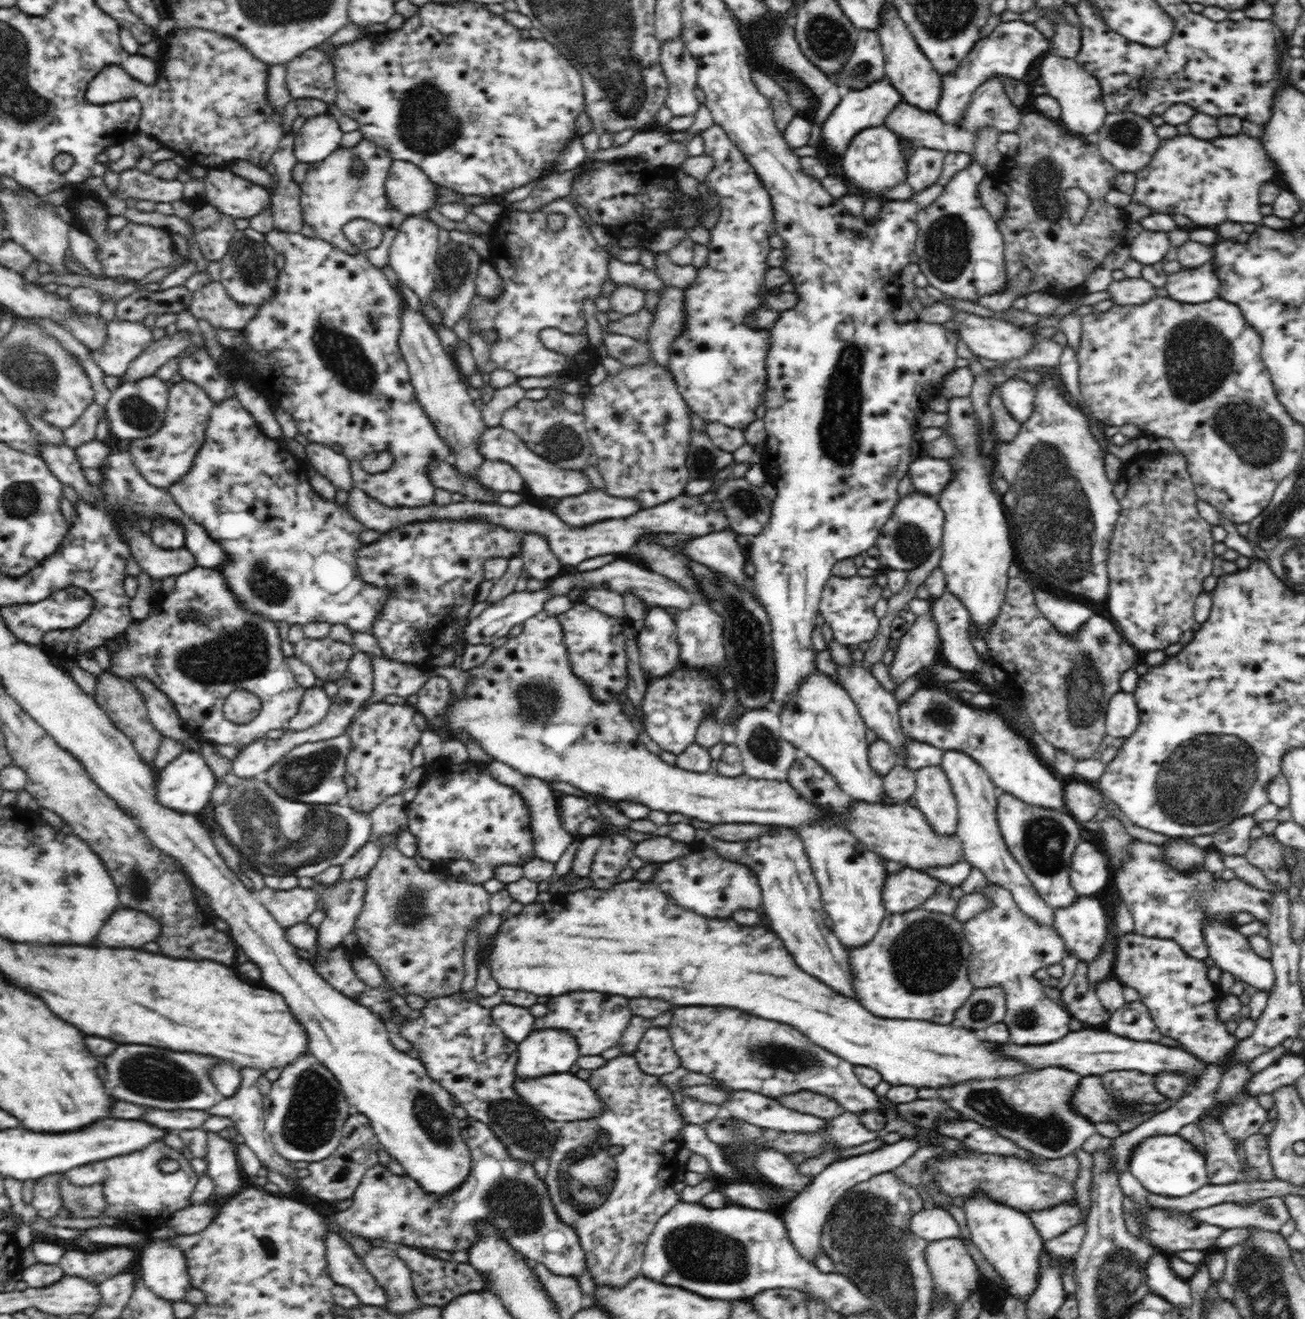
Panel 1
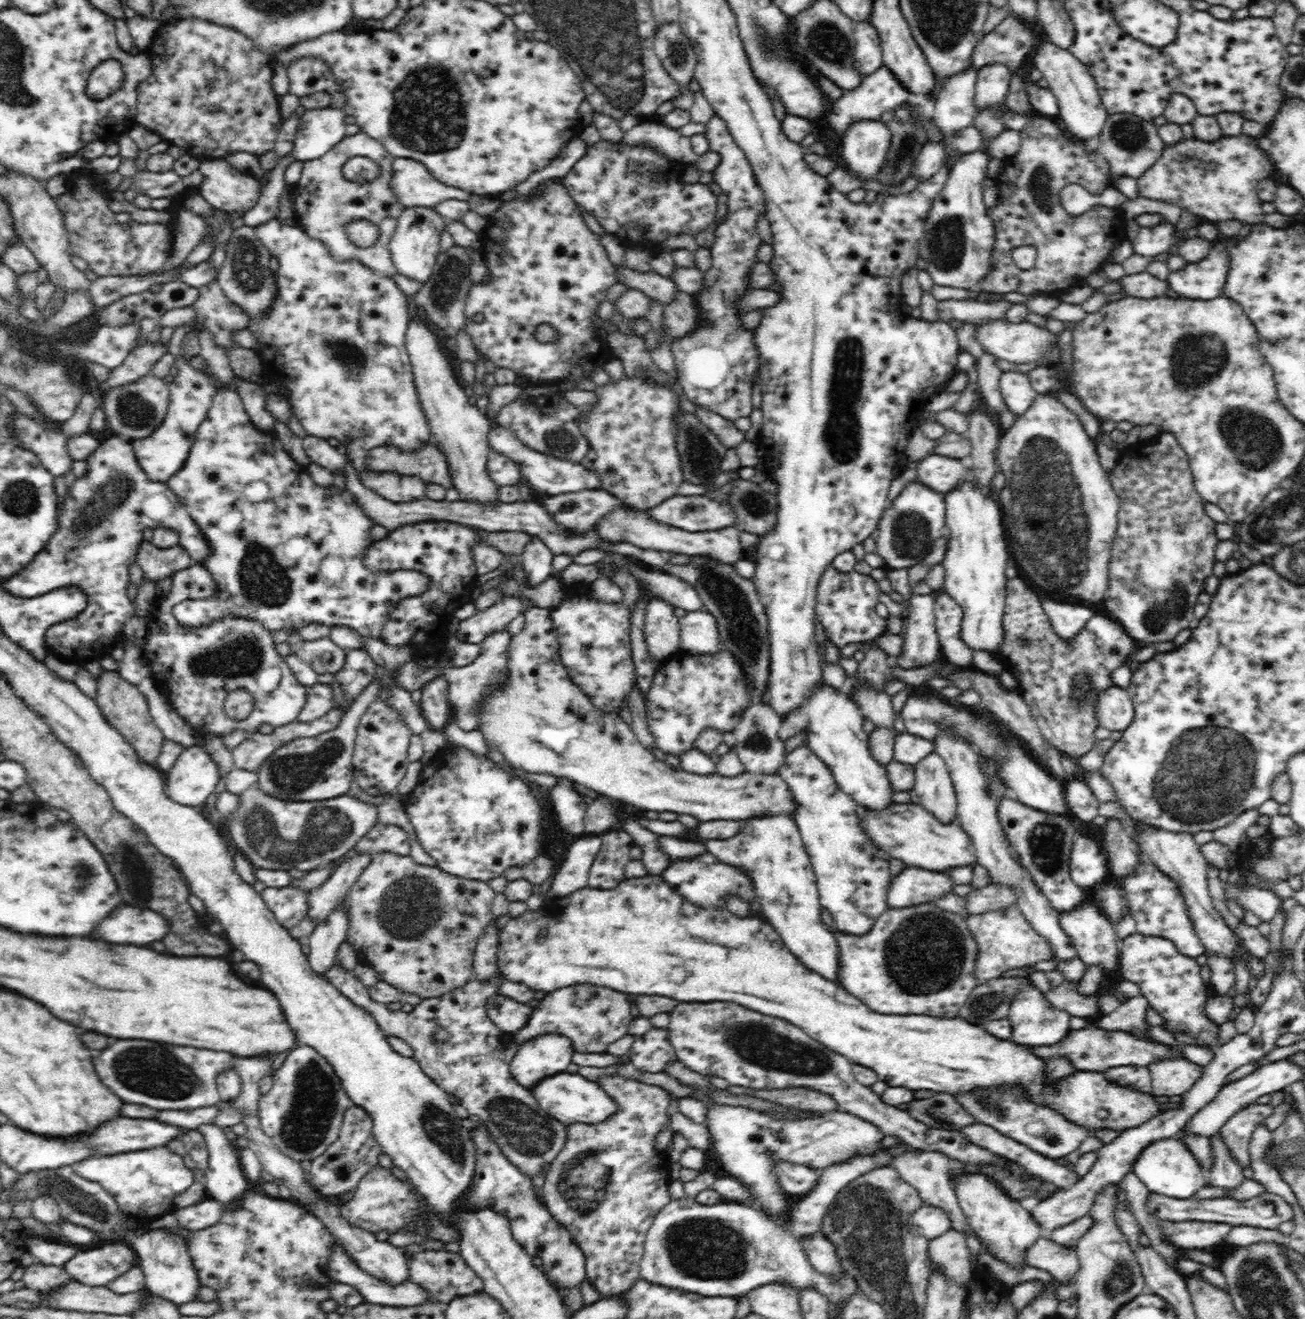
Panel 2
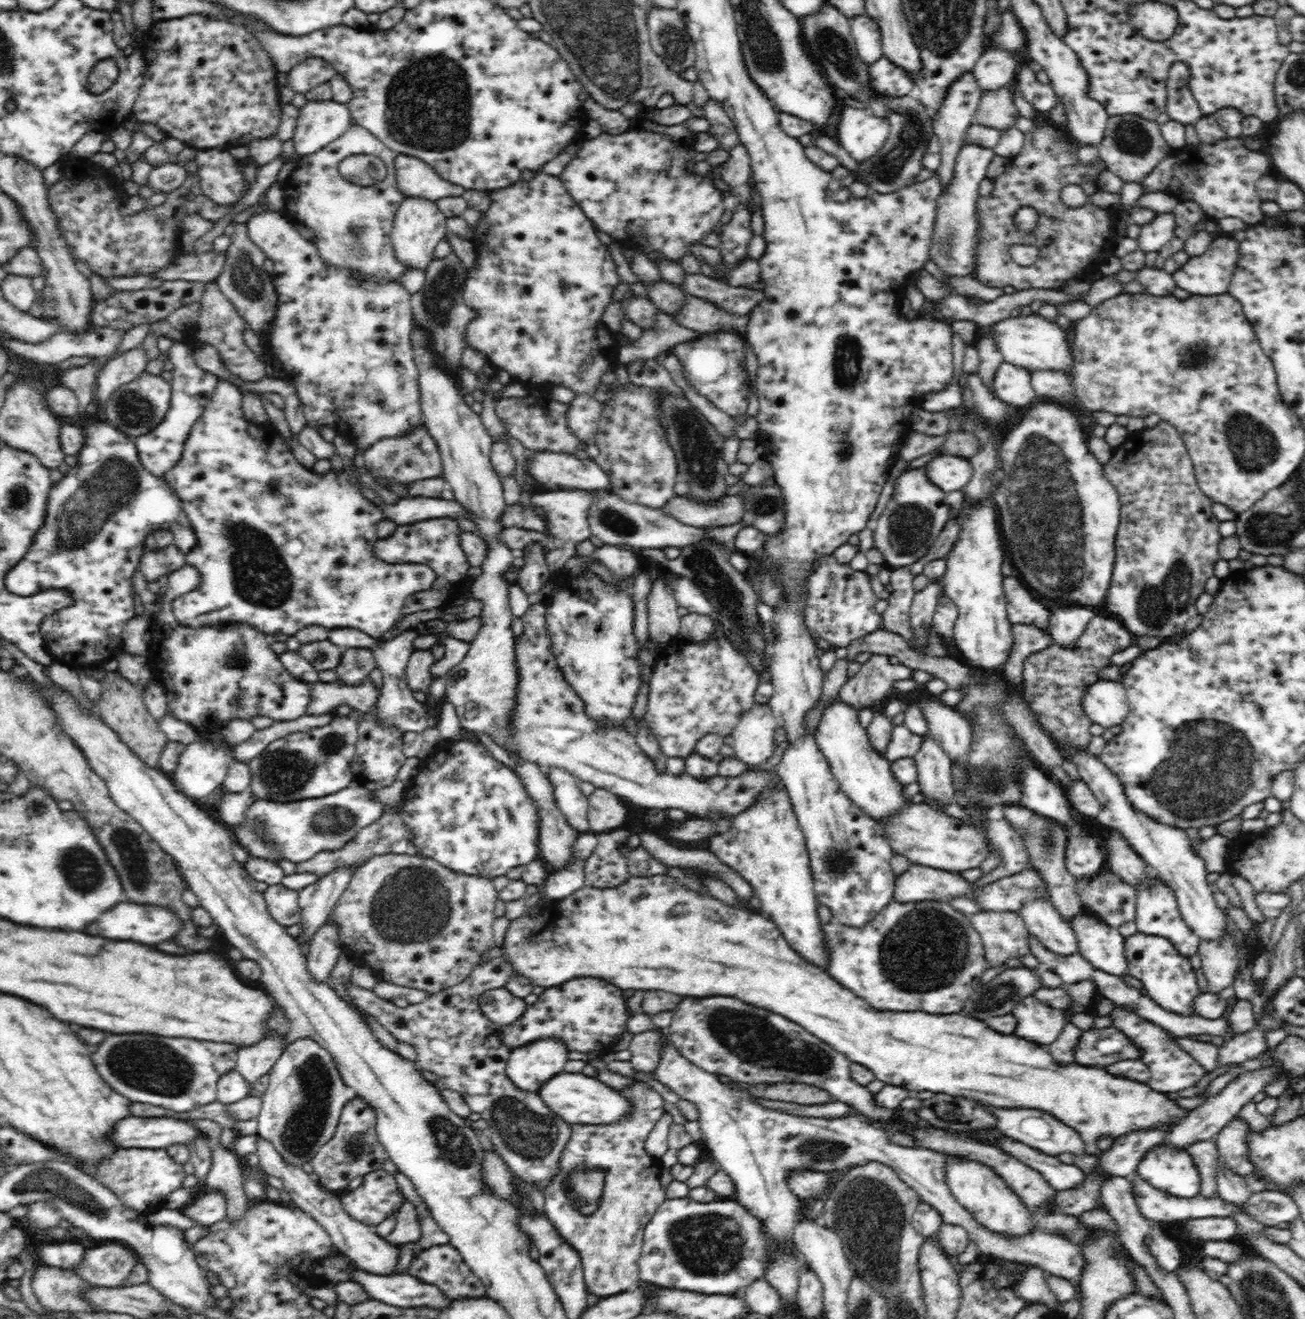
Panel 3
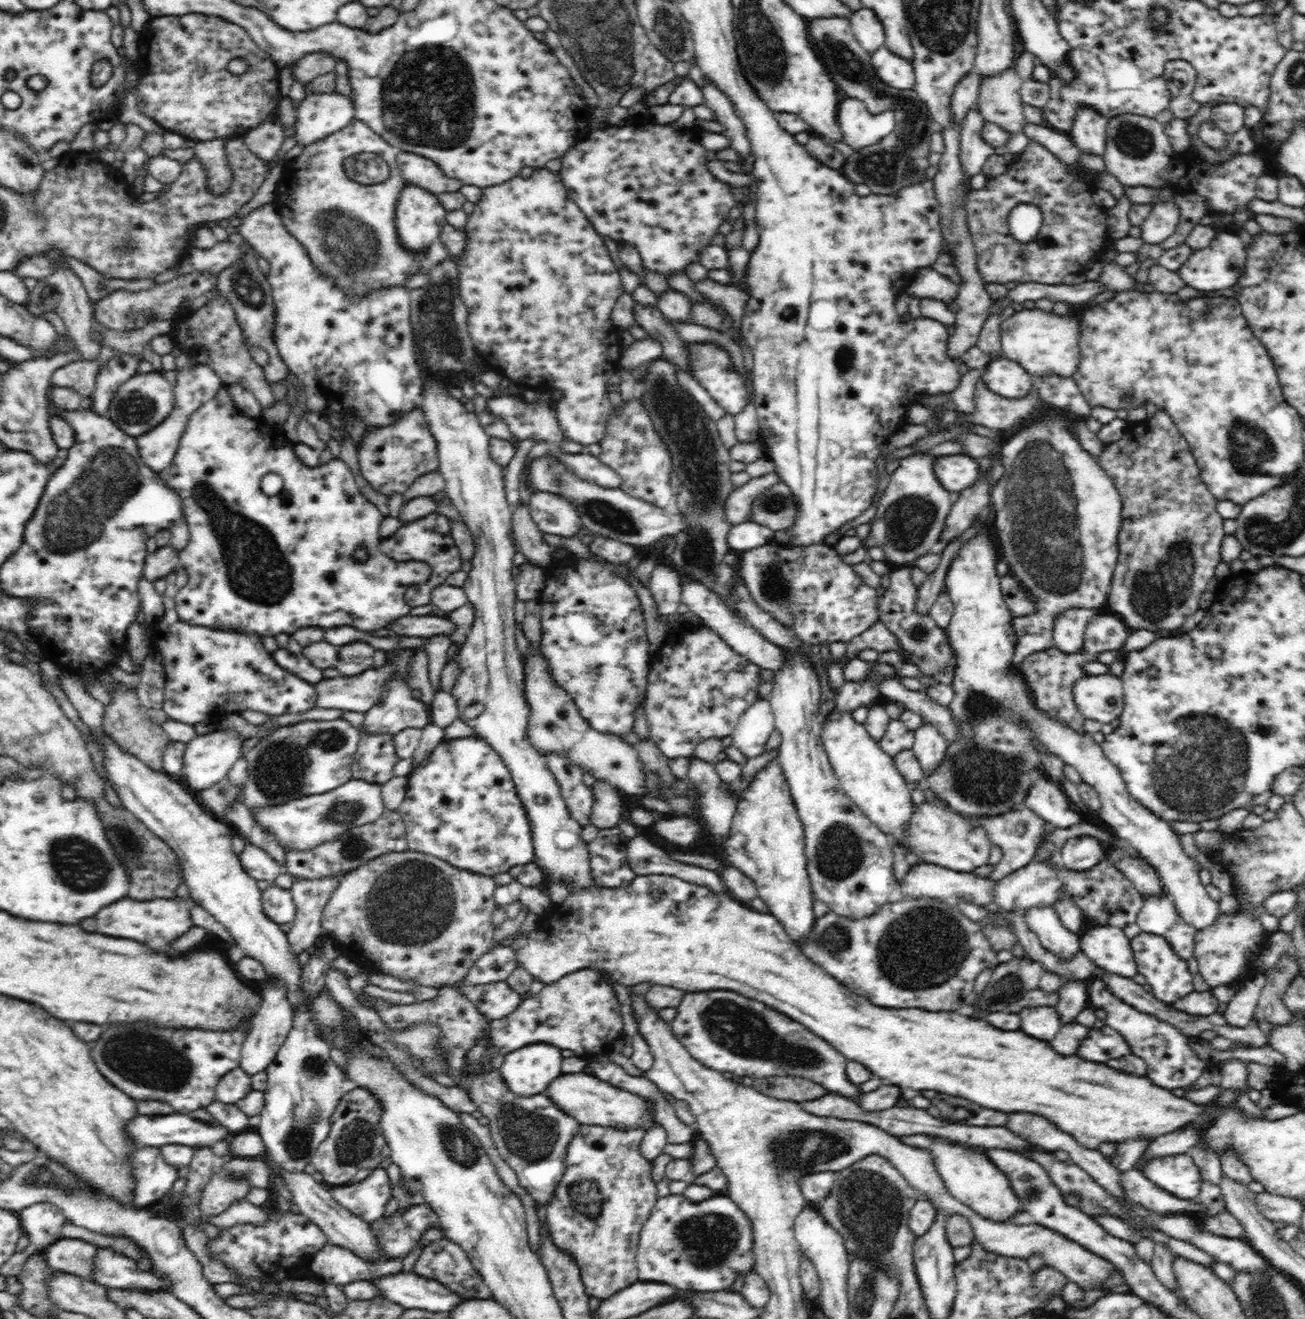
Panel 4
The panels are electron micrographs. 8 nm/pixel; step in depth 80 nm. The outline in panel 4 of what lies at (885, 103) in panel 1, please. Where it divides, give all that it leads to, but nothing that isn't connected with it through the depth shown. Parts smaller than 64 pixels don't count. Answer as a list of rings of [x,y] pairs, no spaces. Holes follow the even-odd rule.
[[[885,46],[878,48],[871,55],[871,64],[873,64],[878,78],[885,84],[898,90],[914,89],[915,72],[912,62],[900,58]]]

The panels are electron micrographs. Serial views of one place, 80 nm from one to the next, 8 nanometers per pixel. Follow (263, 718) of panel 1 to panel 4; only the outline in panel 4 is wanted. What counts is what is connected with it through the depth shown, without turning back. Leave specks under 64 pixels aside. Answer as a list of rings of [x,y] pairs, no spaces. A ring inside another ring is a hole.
[[[180,565],[165,578],[167,586],[162,595],[165,614],[155,622],[153,636],[158,651],[163,655],[165,686],[162,708],[169,719],[194,725],[214,713],[256,710],[271,717],[298,714],[316,707],[315,685],[281,668],[258,634],[196,627],[180,620],[175,597],[188,584],[188,571]]]

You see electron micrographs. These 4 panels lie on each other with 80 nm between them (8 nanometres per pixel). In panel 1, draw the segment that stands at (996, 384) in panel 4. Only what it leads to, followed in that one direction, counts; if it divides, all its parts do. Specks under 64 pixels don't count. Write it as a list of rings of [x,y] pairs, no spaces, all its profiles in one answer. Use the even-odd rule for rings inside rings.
[[[1018,376],[1006,380],[999,388],[1006,410],[1024,424],[1032,416],[1035,407],[1035,388]]]

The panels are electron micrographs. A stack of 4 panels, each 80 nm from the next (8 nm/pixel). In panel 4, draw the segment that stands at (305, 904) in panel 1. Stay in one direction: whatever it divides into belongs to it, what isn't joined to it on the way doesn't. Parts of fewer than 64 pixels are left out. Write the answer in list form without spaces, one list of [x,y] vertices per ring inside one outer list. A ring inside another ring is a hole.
[[[273,884],[261,891],[262,907],[268,919],[276,924],[286,924],[294,920],[296,905],[288,889]]]

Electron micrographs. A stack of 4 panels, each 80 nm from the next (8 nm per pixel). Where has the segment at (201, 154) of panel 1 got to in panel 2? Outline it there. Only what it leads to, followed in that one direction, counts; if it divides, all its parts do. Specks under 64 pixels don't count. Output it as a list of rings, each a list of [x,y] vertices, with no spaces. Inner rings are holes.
[[[199,18],[175,19],[156,30],[144,53],[152,61],[152,74],[137,86],[135,122],[138,125],[198,160],[224,159],[237,152],[247,152],[258,158],[275,149],[284,120],[272,88],[274,60],[261,52],[253,40],[222,24]],[[104,60],[90,73],[86,92],[92,100],[104,100],[118,92],[125,83],[122,66],[118,60]]]

